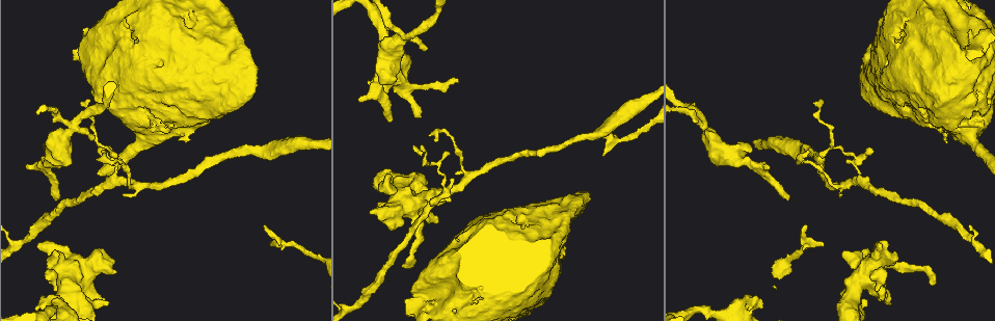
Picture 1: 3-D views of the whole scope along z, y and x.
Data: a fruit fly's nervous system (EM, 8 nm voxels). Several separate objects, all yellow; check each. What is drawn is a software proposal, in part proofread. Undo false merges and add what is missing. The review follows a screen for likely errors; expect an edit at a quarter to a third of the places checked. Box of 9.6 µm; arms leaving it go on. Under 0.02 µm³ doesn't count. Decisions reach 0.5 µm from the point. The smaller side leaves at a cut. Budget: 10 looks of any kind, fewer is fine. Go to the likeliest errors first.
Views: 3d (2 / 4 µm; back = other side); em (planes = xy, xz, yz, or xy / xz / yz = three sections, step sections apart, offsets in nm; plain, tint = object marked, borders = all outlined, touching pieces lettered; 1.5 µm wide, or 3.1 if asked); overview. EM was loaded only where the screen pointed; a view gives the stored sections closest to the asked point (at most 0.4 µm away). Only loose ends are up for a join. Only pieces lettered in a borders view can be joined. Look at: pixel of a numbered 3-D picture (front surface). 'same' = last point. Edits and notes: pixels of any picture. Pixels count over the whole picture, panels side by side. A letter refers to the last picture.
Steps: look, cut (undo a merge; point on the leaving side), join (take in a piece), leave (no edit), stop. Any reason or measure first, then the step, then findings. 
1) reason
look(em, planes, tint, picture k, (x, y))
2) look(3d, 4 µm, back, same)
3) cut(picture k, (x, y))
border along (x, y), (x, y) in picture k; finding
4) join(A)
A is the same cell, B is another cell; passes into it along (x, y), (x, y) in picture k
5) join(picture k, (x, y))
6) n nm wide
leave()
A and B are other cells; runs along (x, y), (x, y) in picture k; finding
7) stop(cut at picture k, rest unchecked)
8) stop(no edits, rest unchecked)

look(3d, 2 µm, picture 1, (389, 121))

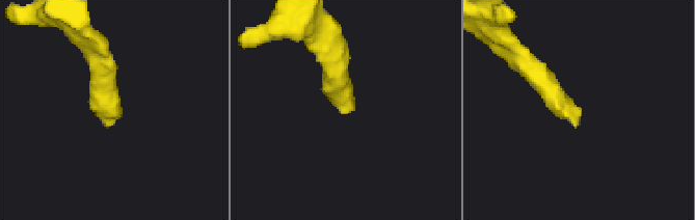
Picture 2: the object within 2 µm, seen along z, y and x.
look(em, yz, step 8, borders, picture 2, (341, 108))

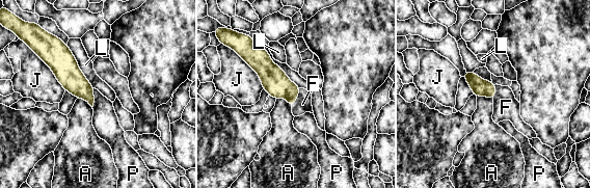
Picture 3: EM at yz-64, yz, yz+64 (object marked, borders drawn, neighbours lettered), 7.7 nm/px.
join(F)
F is the same cell, A, J, L and P are other cells; it goes on there

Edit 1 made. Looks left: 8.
an open end
look(em, planes, tint, picture 1, (932, 285))

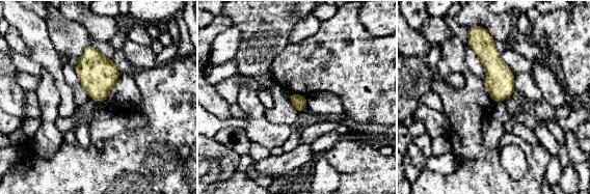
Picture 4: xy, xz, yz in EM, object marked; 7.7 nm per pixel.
what lies round it
look(em, planes, borders, same)

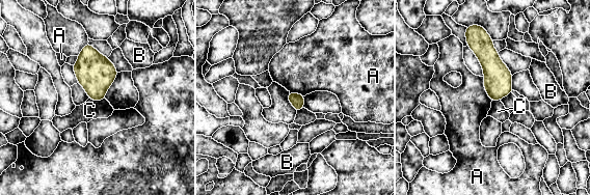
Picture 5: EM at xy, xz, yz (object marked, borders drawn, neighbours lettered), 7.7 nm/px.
leave()
A, B and C are other cells; border along (88, 98), (95, 101), (104, 99) in picture 5; no lettered piece goes on from it

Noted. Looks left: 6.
an open end
look(em, xz, step 8, tint, picture 1, (819, 103))

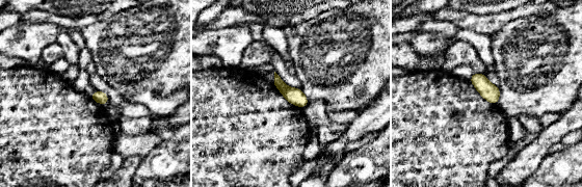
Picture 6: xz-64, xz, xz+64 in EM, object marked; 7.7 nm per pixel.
cut it another way
look(em, planes, borders, same)

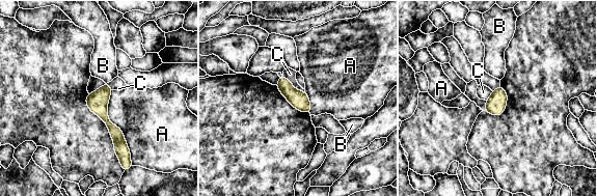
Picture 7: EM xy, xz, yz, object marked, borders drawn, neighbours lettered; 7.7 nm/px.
140 nm wide
leave()
A, B and C are other cells; border along (282, 75), (297, 89), (304, 91) in picture 7; none of them fits

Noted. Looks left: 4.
stop(join at picture 3, rest unchecked)

